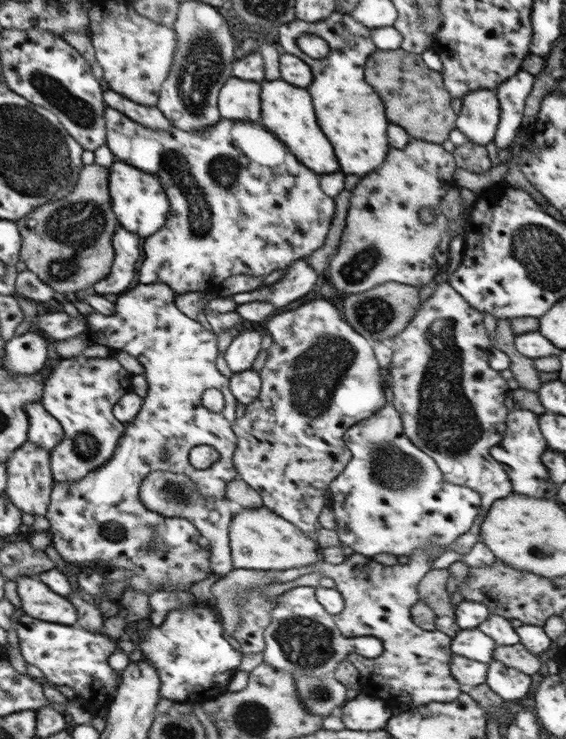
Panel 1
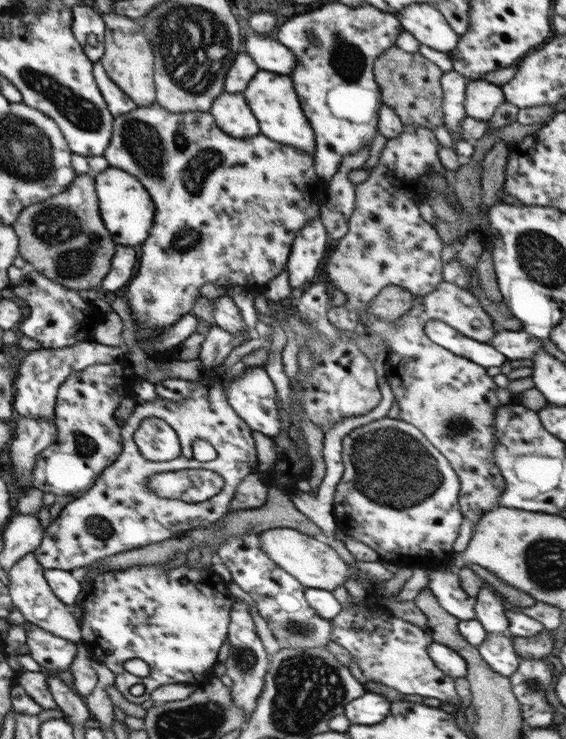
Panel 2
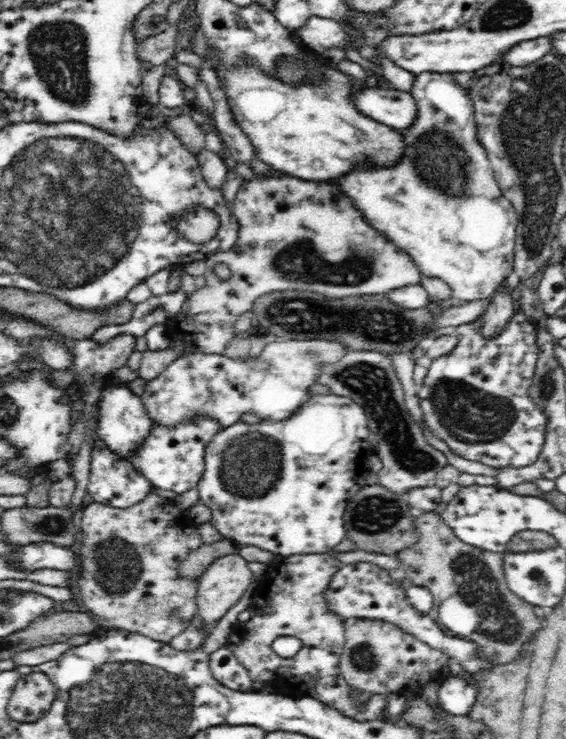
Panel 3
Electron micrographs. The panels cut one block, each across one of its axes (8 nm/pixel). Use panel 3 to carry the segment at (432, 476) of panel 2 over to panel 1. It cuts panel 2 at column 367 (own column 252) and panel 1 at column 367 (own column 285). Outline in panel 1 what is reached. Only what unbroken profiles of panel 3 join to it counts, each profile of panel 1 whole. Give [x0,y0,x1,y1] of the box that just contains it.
[328,402,479,559]

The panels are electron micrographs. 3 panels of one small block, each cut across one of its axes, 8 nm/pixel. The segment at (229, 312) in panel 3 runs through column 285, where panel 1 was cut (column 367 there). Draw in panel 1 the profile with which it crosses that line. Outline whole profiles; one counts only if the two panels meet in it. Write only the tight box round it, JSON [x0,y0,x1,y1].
[326,137,455,295]

